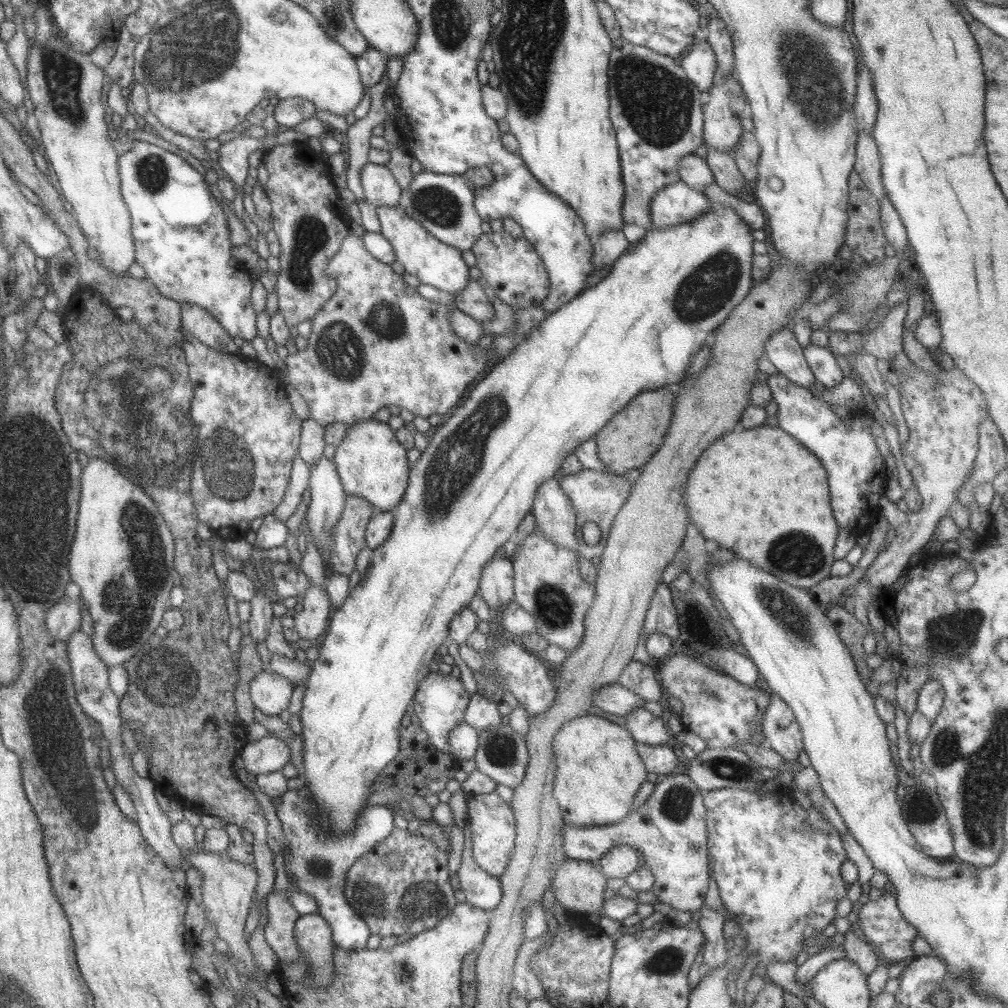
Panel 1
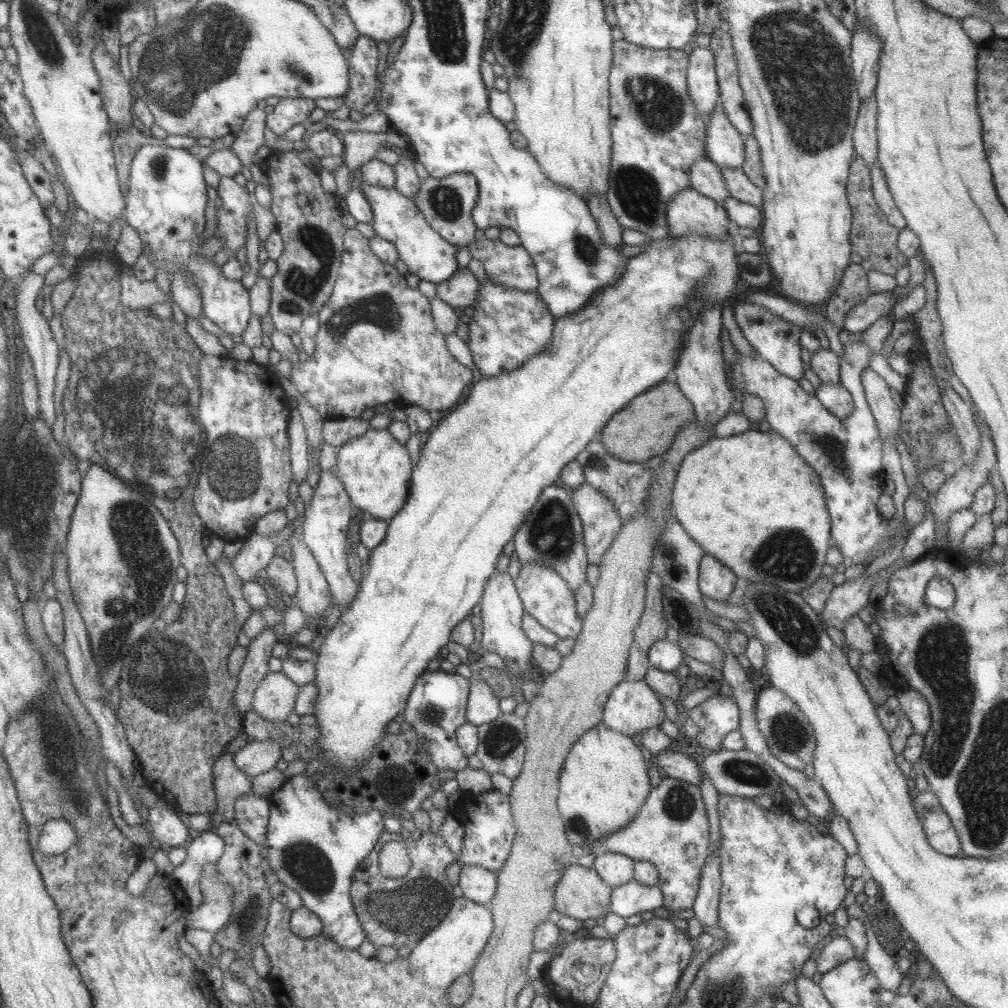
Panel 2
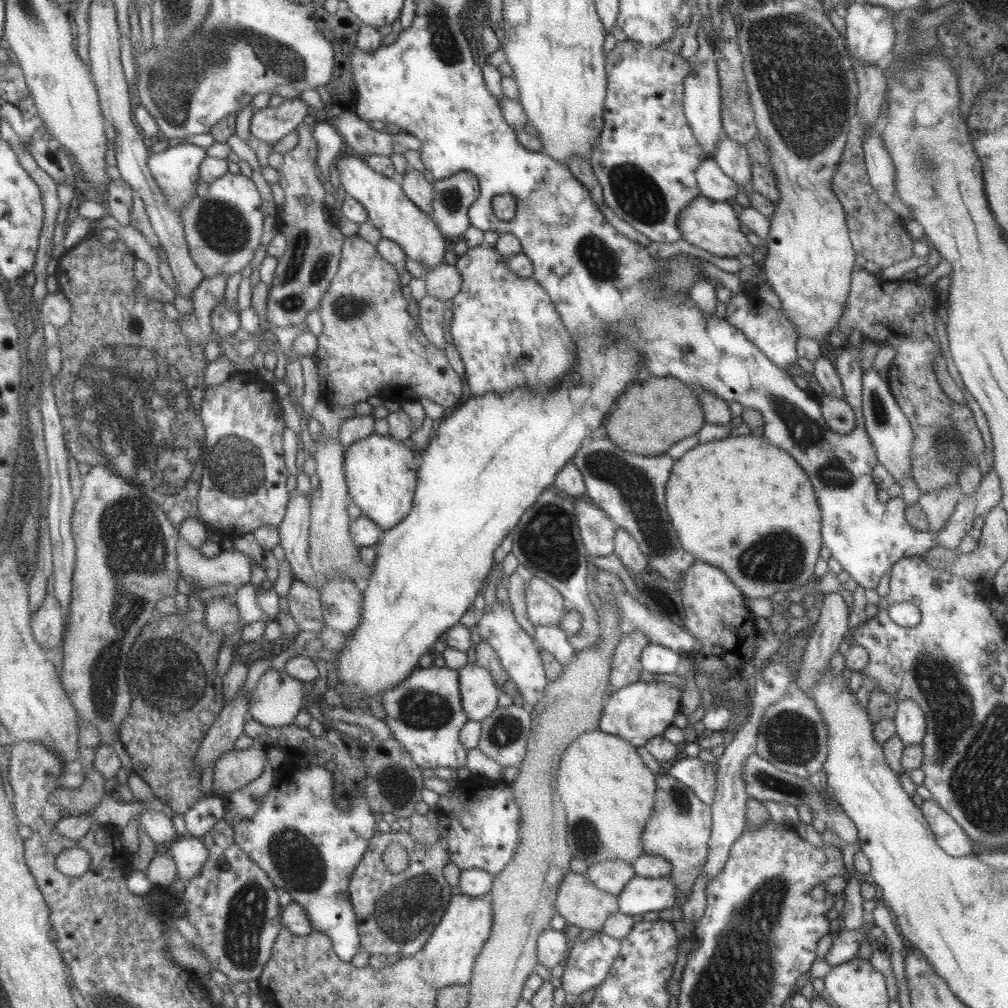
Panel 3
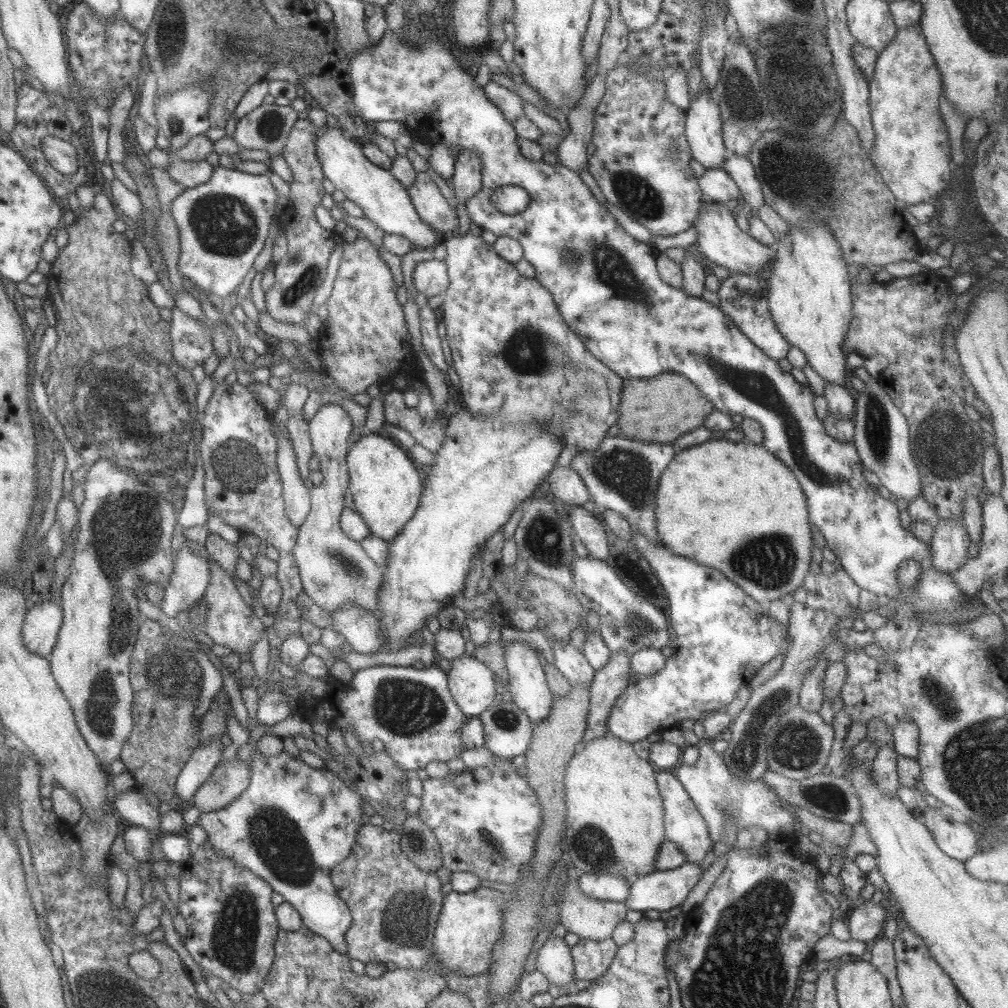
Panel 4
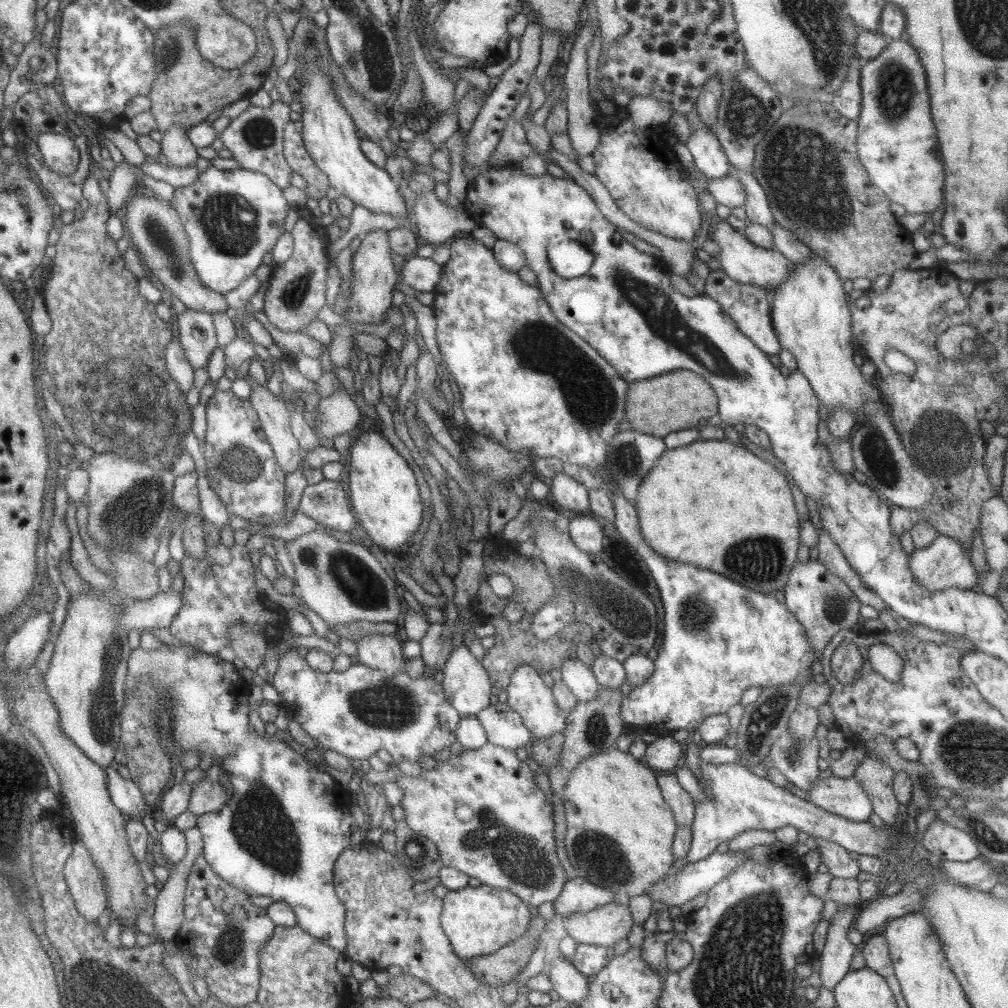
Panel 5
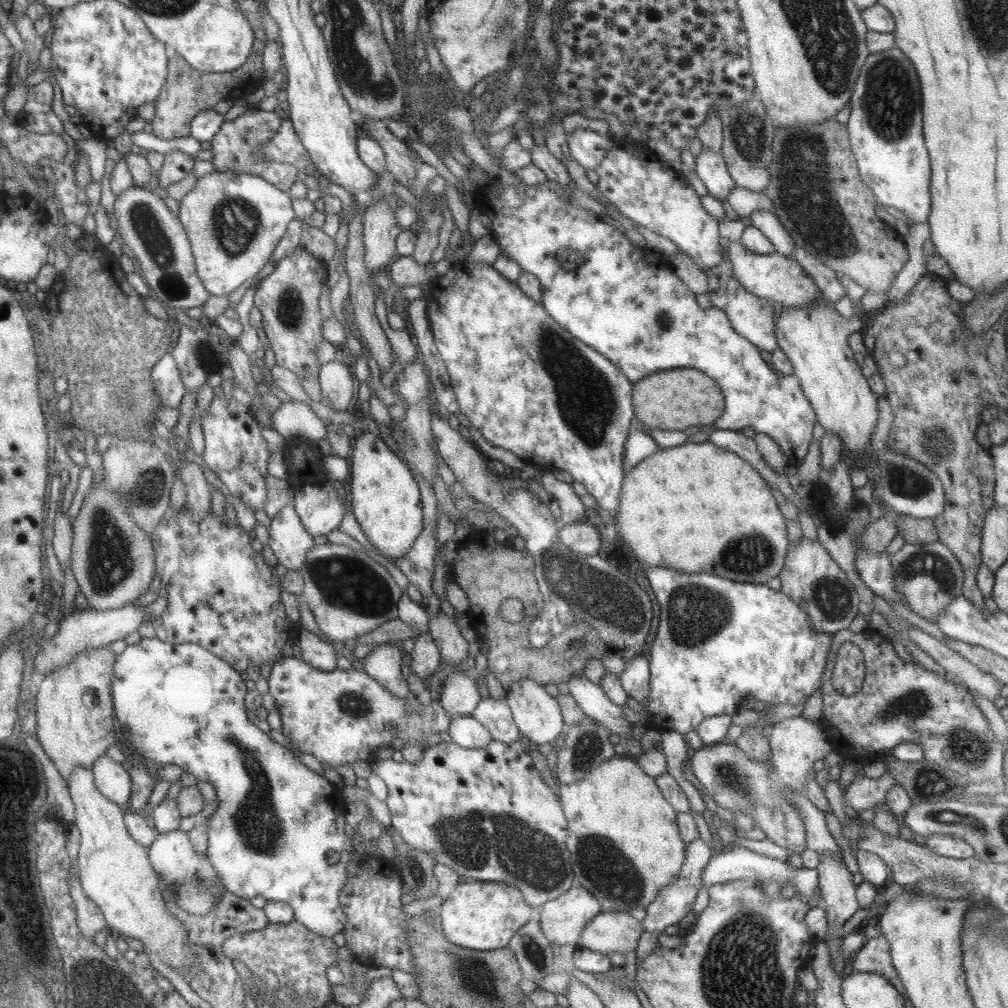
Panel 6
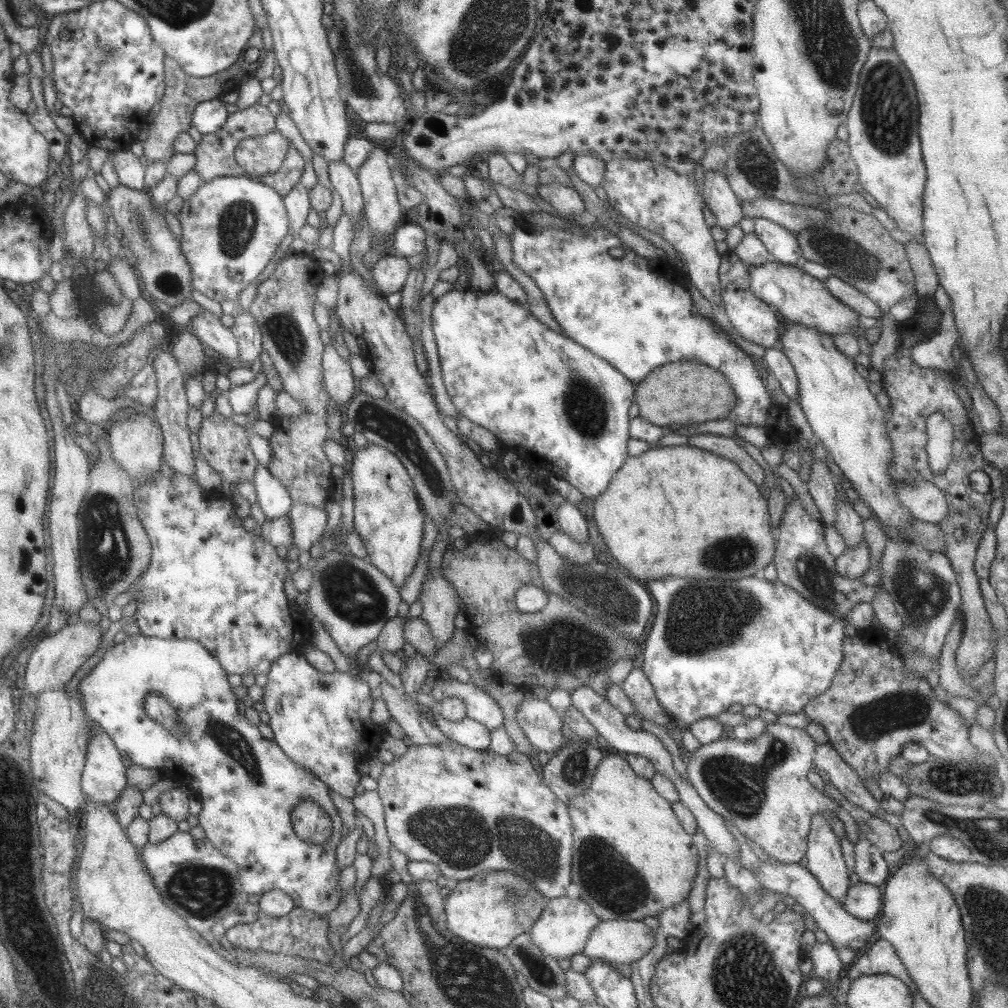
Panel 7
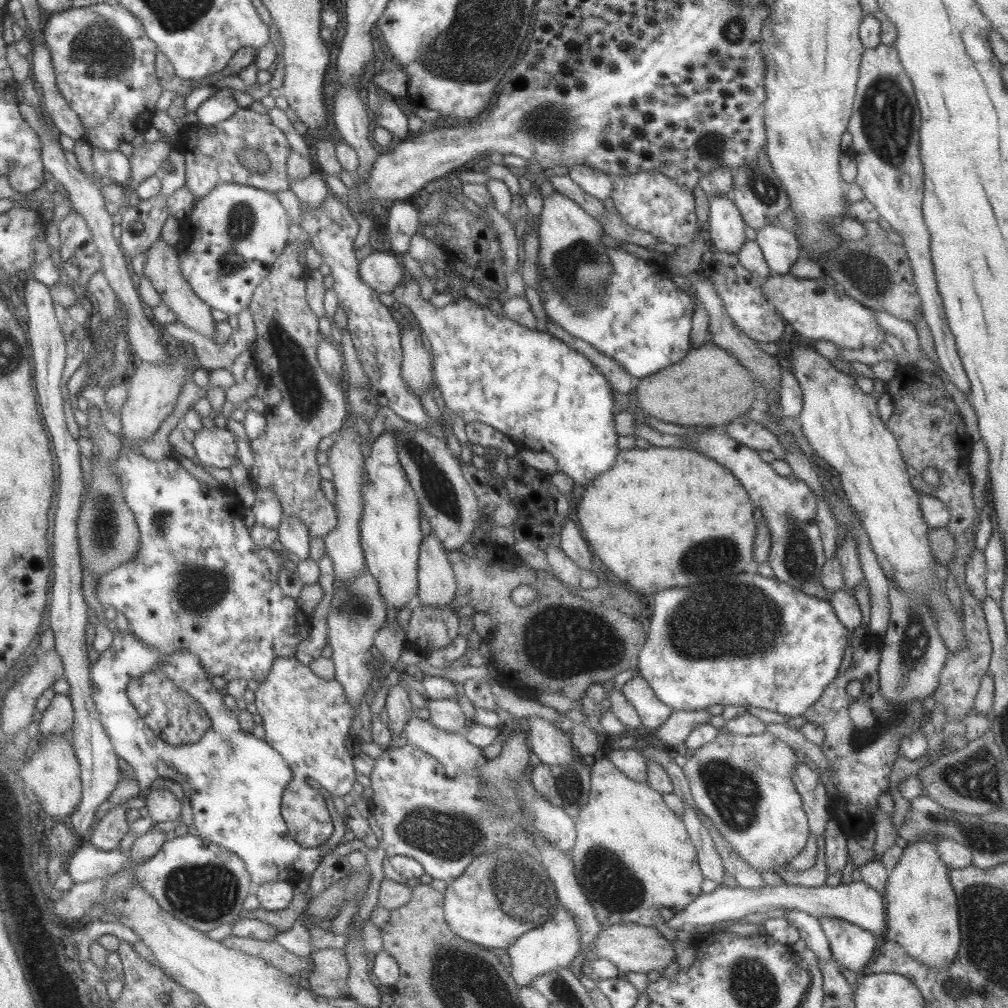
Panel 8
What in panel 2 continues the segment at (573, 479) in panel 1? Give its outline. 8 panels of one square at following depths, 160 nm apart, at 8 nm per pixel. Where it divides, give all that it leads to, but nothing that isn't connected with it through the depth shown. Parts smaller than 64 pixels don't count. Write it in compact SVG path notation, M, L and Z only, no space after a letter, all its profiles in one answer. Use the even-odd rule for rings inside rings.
M580 484L570 494L582 522L582 539L589 564L599 564L623 523L616 508L596 488Z

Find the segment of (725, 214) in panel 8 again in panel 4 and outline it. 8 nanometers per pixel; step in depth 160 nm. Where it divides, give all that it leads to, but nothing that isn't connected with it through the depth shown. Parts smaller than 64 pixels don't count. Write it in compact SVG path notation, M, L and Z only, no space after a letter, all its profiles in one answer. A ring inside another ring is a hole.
M701 85L702 90L689 100L689 107L684 112L684 134L690 148L691 157L705 169L720 169L728 152L722 142L722 121L719 115L719 107L711 98L712 91L707 91Z

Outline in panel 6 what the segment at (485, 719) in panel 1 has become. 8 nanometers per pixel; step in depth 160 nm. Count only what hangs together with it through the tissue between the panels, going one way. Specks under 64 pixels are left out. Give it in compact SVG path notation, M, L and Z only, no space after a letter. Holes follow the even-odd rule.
M437 612L435 618L429 618L427 630L445 663L455 665L467 660L468 643L460 636L457 626L449 616ZM448 667L450 674L443 681L441 693L438 698L440 705L451 719L471 715L481 698L477 691L476 682L472 677L469 677L469 671L453 671L452 673L452 667Z

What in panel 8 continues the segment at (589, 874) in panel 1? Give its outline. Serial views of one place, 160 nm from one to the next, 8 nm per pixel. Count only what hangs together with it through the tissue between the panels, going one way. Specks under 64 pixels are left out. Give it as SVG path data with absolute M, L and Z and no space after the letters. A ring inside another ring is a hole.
M637 923L615 924L602 927L592 944L596 958L604 958L612 962L621 975L629 972L647 974L651 970L663 970L674 960L675 951L671 942L666 940L655 927Z

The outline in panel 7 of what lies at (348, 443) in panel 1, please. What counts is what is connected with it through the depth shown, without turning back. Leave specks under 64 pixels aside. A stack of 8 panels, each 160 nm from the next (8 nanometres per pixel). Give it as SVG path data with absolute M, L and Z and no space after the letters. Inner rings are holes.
M376 444L352 451L350 473L354 496L352 522L365 547L365 559L399 590L413 573L424 529L425 516L413 490L412 480L400 460Z

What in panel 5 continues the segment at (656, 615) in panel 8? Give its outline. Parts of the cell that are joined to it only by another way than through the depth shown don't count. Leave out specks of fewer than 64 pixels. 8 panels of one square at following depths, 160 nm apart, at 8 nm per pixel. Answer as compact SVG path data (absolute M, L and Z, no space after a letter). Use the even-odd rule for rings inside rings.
M473 232L470 238L460 238L456 236L448 242L449 259L442 264L441 280L432 290L432 309L435 315L436 327L435 336L442 361L445 362L449 372L455 378L459 394L461 395L461 408L466 418L466 426L481 436L487 437L493 442L499 443L509 452L528 452L528 456L533 458L559 458L563 463L573 463L577 466L588 468L589 470L602 470L606 463L608 446L617 432L617 424L623 420L625 414L625 392L627 392L627 382L619 377L612 366L587 344L580 336L570 331L564 324L561 324L541 296L538 287L525 284L520 276L515 272L507 272L494 259L491 250L475 240ZM619 489L609 497L614 510L612 523L647 564L664 609L663 642L653 661L654 671L645 683L622 695L619 714L625 730L632 731L635 726L664 737L678 730L697 729L705 718L727 713L747 688L811 682L813 652L801 624L785 604L709 569L657 556L641 538L633 504Z

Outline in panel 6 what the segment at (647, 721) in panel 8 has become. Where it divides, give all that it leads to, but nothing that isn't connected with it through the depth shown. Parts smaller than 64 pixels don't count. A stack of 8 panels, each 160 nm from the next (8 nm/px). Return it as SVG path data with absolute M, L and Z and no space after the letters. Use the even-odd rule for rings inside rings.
M637 655L625 662L625 669L618 676L621 688L638 703L646 702L650 691L650 670L647 658Z

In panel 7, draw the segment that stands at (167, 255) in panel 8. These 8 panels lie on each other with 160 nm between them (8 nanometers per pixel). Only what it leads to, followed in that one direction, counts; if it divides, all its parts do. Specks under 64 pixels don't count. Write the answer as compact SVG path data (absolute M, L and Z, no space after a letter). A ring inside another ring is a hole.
M201 309L191 318L186 328L211 350L218 352L222 357L236 360L238 355L236 338L230 328L225 327L214 313Z

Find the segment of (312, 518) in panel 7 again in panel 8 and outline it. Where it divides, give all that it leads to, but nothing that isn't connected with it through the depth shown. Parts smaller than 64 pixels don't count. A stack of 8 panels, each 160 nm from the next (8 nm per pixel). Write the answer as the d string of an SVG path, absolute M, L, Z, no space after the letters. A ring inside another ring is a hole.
M283 516L276 528L277 538L283 550L291 553L295 561L302 561L308 557L309 540L304 524L294 516Z

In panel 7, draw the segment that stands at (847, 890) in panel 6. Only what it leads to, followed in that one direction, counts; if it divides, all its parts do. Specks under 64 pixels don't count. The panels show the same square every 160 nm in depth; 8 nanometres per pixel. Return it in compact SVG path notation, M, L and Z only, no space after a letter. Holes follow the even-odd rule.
M821 813L810 818L805 851L807 869L821 888L842 906L844 892L853 884L841 855L839 840Z

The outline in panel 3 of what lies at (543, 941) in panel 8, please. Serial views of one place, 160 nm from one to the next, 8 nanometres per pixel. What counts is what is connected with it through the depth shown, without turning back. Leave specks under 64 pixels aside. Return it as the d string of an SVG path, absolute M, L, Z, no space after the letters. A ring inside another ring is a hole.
M607 861L589 866L586 877L603 892L617 896L624 889L630 878L634 877L634 869L623 861Z

